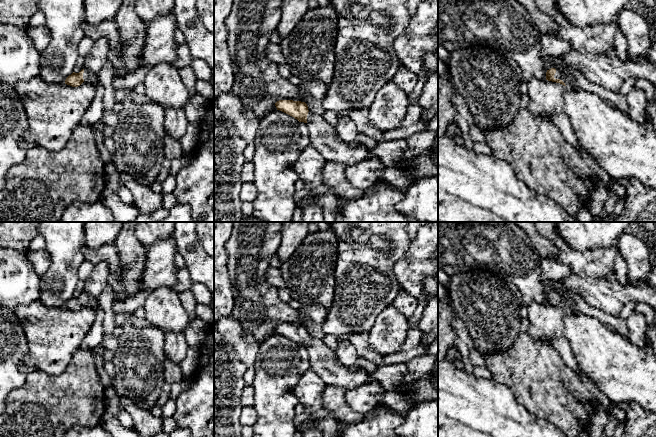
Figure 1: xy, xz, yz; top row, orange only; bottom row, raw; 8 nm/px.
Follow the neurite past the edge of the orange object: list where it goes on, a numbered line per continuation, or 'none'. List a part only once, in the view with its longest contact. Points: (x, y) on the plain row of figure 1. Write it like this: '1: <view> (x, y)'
1: yz (560, 299)

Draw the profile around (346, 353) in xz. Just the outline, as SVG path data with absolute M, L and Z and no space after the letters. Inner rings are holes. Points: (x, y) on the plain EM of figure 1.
M347 340L339 341L338 347L334 351L339 362L347 367L354 366L358 361L358 353L353 344Z

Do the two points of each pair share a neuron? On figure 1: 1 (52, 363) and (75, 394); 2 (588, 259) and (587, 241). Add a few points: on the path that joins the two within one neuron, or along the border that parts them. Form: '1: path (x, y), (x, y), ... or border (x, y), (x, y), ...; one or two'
1: border (74, 354), (59, 374), (37, 370); two
2: border (565, 241), (569, 246), (578, 250), (611, 249); two

